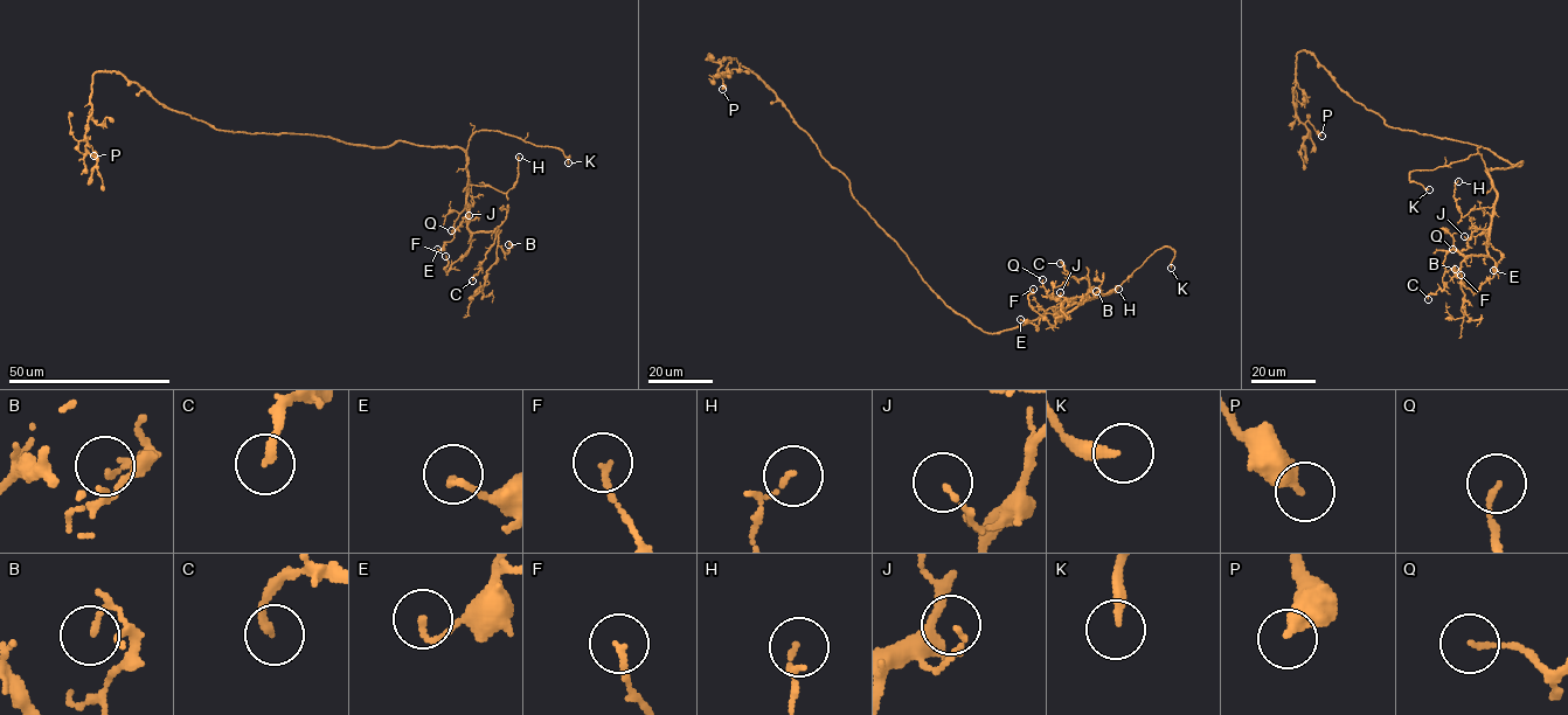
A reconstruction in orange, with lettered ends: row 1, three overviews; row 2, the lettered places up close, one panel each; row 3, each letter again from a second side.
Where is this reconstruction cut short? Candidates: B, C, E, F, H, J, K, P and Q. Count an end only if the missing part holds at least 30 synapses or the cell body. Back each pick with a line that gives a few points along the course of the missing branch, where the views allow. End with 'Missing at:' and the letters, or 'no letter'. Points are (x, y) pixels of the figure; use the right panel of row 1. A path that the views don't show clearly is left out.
K: course (1429, 189), (1441, 193), (1448, 186)
Missing at: K

